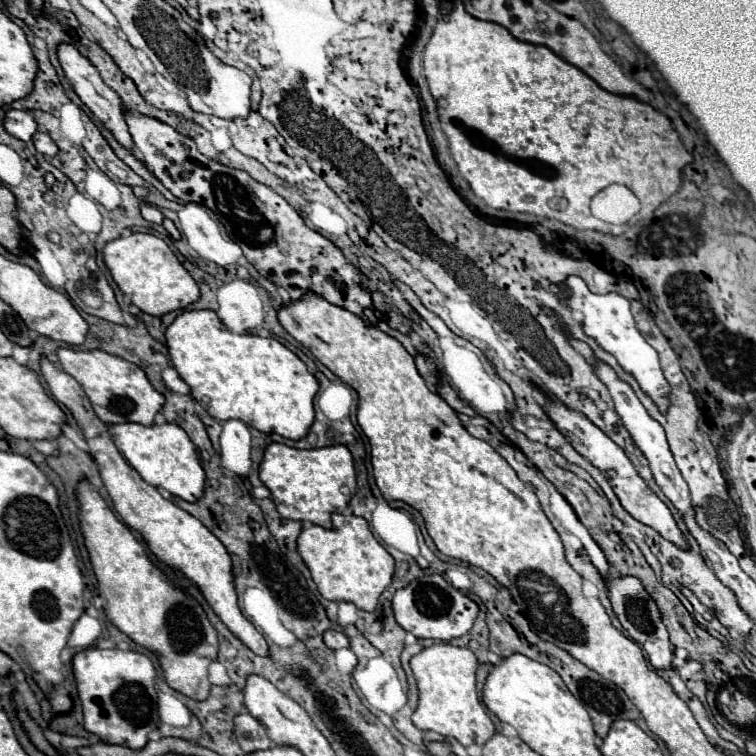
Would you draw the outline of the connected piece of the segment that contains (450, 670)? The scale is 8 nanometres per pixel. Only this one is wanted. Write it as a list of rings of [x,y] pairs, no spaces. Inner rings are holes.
[[[437,642],[413,656],[411,670],[419,686],[419,706],[413,714],[413,724],[419,730],[435,730],[443,736],[453,736],[463,746],[483,746],[495,734],[495,726],[477,696],[477,666],[477,656],[469,648],[449,642]]]

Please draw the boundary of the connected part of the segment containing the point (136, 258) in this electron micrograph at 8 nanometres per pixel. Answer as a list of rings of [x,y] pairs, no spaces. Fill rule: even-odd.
[[[135,232],[107,242],[103,248],[103,260],[121,292],[129,296],[131,302],[145,314],[163,316],[171,310],[183,310],[199,300],[199,288],[195,280],[177,260],[171,248],[153,234]]]

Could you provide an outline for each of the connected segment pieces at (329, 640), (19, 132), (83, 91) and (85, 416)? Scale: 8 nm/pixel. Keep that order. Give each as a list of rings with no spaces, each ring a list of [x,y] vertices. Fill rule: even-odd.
[[[327,630],[325,636],[323,636],[325,644],[331,648],[331,650],[339,650],[339,648],[349,648],[349,638],[339,632],[339,630]]]
[[[9,110],[3,124],[11,136],[25,140],[25,142],[29,142],[33,134],[37,132],[37,122],[31,110]]]
[[[61,44],[61,48],[57,48],[57,56],[61,62],[61,68],[65,72],[65,78],[69,80],[69,84],[73,86],[75,94],[81,98],[81,102],[113,132],[113,136],[129,150],[133,150],[133,140],[131,134],[127,132],[127,124],[123,120],[123,104],[121,98],[117,96],[117,92],[113,92],[113,88],[109,88],[101,76],[97,76],[97,68],[93,68],[93,64],[89,64],[89,60],[85,56],[81,56],[81,52],[77,52],[77,48],[73,48],[73,44]]]
[[[41,358],[41,372],[43,372],[43,376],[47,380],[47,386],[49,386],[51,394],[55,396],[55,400],[69,408],[75,422],[83,430],[83,436],[85,436],[85,440],[91,448],[91,454],[93,454],[93,458],[99,466],[101,480],[103,480],[103,484],[105,484],[105,488],[107,488],[107,492],[113,500],[115,510],[121,514],[125,524],[131,526],[133,530],[137,530],[143,536],[145,544],[157,556],[159,562],[167,564],[169,568],[181,570],[185,574],[185,578],[193,586],[199,588],[199,592],[205,596],[205,600],[209,602],[213,612],[219,616],[219,620],[247,648],[251,648],[257,656],[269,656],[269,646],[267,646],[265,636],[253,626],[251,620],[245,618],[245,614],[241,612],[241,608],[237,604],[237,590],[235,590],[235,580],[233,580],[233,570],[231,570],[231,556],[227,554],[221,540],[217,540],[217,536],[213,536],[197,518],[189,516],[185,510],[175,506],[171,500],[165,500],[157,492],[157,488],[149,486],[127,464],[127,460],[119,454],[117,446],[113,444],[113,438],[109,434],[107,424],[97,418],[89,398],[85,396],[83,388],[79,386],[79,382],[73,376],[65,374],[57,366],[53,366],[47,358]]]

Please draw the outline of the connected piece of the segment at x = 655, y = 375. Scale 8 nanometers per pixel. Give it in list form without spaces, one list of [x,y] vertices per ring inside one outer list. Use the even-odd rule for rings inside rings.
[[[567,276],[565,282],[561,284],[549,284],[549,290],[555,294],[567,292],[565,304],[571,312],[581,312],[583,314],[583,332],[593,338],[605,352],[613,354],[619,362],[619,366],[629,372],[641,386],[641,390],[657,404],[659,412],[667,412],[669,408],[669,392],[671,386],[665,380],[661,362],[659,362],[659,354],[657,350],[647,344],[647,340],[641,336],[635,318],[631,314],[631,304],[625,296],[621,296],[619,292],[607,292],[607,294],[593,294],[587,284],[579,278],[579,276]]]

